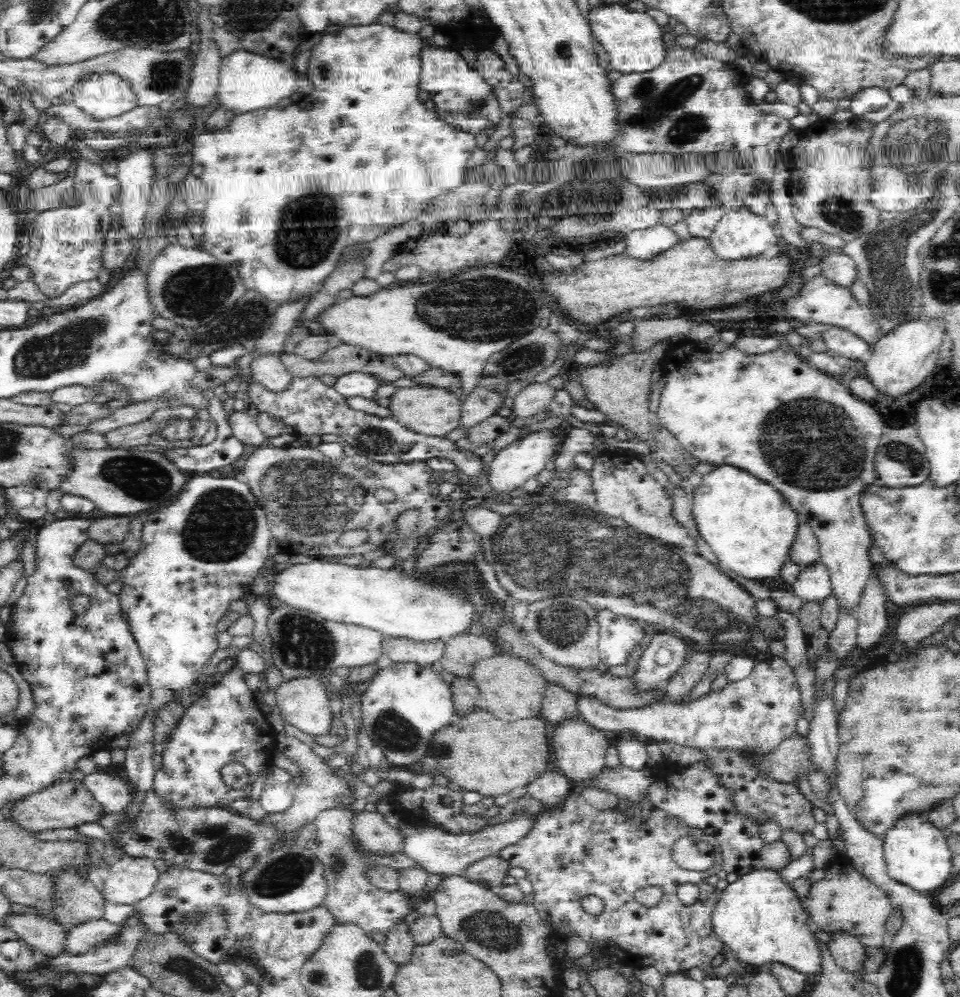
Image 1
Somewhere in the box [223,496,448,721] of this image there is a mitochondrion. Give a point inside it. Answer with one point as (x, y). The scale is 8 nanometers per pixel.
(303, 642)

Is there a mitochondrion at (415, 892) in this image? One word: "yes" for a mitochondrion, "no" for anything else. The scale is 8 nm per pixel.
no

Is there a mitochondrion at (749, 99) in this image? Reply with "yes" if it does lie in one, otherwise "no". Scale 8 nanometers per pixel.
no

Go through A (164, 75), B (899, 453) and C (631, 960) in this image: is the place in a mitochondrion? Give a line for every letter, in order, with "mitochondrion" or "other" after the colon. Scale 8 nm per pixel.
A: mitochondrion
B: mitochondrion
C: other

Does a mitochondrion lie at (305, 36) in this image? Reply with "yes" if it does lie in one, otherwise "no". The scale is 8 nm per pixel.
no

